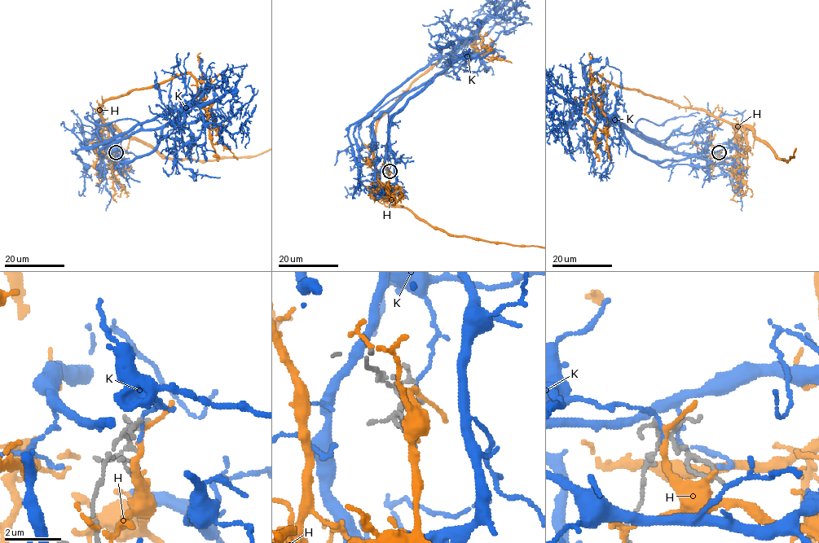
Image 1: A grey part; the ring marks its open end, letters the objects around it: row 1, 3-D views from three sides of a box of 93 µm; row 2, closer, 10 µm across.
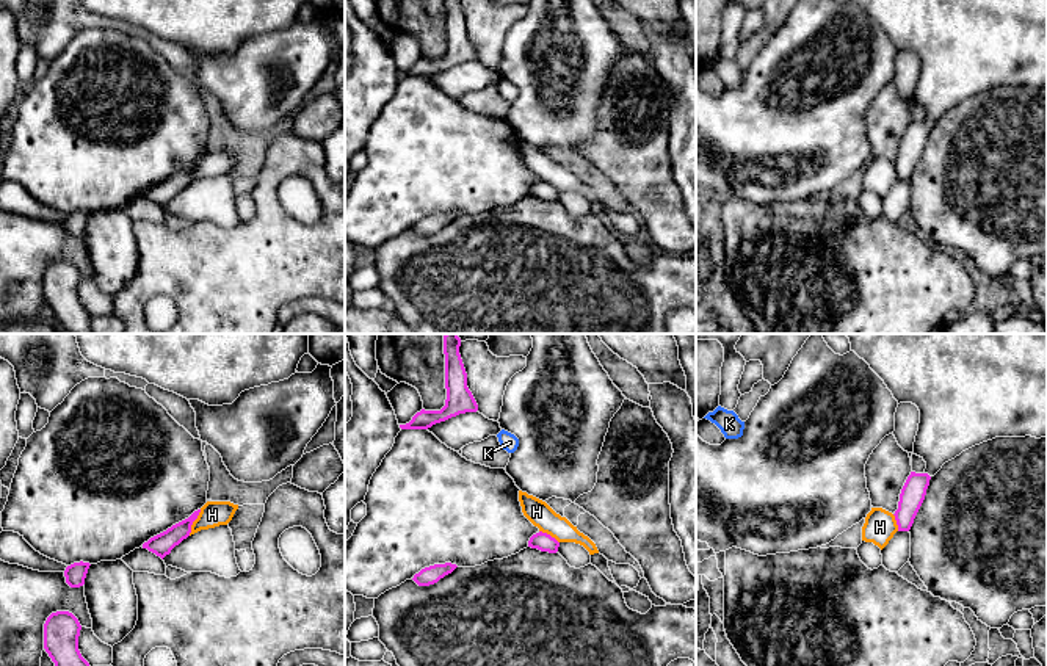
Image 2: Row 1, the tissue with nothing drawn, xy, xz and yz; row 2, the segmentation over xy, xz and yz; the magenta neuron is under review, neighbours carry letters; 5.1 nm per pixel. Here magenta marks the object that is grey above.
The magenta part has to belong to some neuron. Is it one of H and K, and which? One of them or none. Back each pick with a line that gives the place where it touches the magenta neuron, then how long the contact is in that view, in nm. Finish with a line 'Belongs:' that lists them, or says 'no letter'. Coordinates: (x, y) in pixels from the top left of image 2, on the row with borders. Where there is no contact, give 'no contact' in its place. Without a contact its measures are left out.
Belongs: no letter

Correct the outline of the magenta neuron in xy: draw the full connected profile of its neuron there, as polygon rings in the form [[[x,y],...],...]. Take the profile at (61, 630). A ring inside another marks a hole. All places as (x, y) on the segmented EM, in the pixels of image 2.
[[[69,611],[52,613],[44,624],[44,649],[55,666],[89,666],[78,650],[82,625]]]

